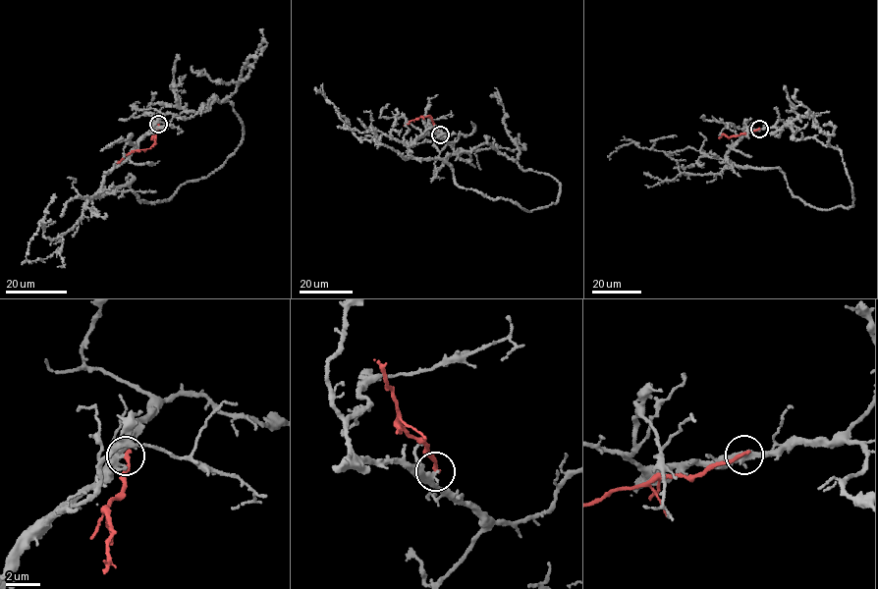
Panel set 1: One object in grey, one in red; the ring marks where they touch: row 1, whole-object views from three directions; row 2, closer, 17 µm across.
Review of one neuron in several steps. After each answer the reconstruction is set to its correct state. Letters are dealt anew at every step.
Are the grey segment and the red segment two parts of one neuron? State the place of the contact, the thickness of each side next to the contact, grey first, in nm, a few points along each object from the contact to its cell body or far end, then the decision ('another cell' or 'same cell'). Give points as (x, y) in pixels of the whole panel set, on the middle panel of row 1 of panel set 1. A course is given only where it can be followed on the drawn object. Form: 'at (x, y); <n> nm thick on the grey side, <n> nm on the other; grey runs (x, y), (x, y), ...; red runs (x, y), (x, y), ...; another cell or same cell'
at (440, 134); 320 nm thick on the grey side, 240 nm on the other; grey runs (440, 133), (411, 155), (440, 157), (461, 187), (529, 211), (560, 187), (485, 143), (444, 160), (444, 178); red runs (440, 133), (429, 116), (417, 118), (405, 126); another cell

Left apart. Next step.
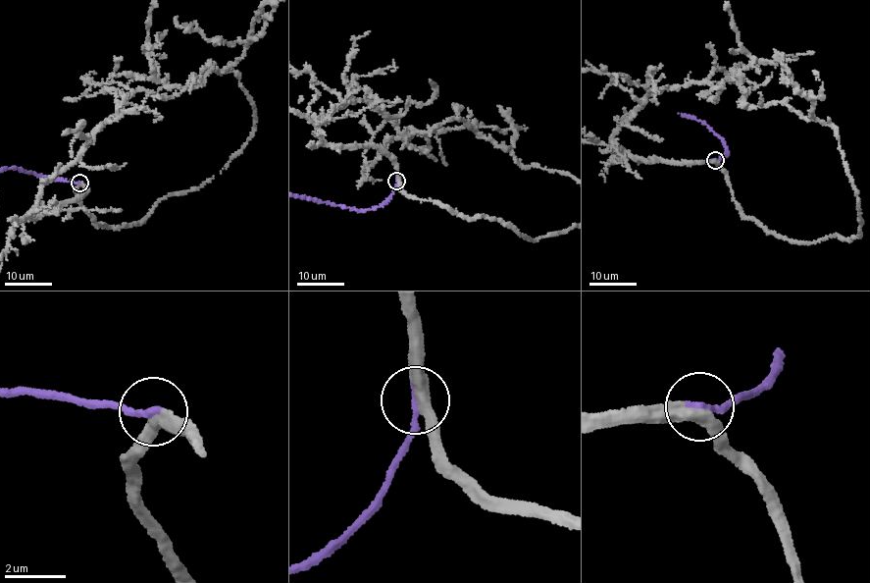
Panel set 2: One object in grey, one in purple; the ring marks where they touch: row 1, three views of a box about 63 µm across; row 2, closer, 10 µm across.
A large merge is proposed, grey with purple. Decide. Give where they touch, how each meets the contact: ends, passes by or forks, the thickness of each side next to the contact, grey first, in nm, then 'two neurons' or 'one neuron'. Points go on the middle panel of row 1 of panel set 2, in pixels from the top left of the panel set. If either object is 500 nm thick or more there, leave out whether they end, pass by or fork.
place (396, 181); grey passes by; purple ends; calibres 400 and 280 nm; one neuron

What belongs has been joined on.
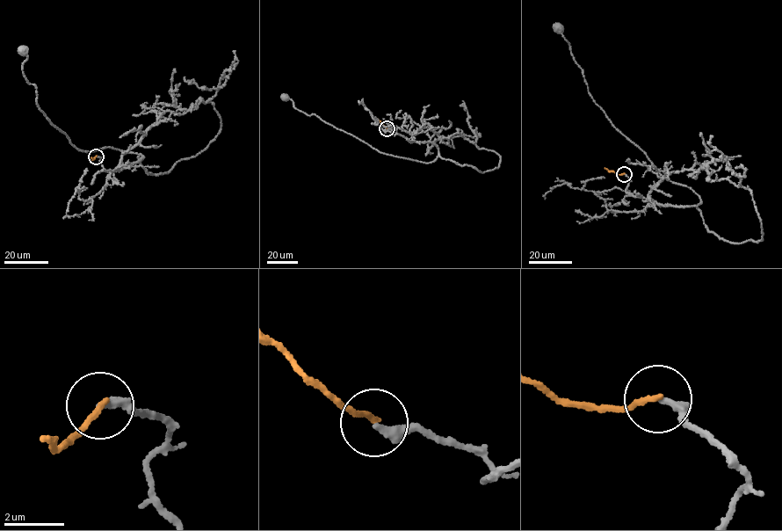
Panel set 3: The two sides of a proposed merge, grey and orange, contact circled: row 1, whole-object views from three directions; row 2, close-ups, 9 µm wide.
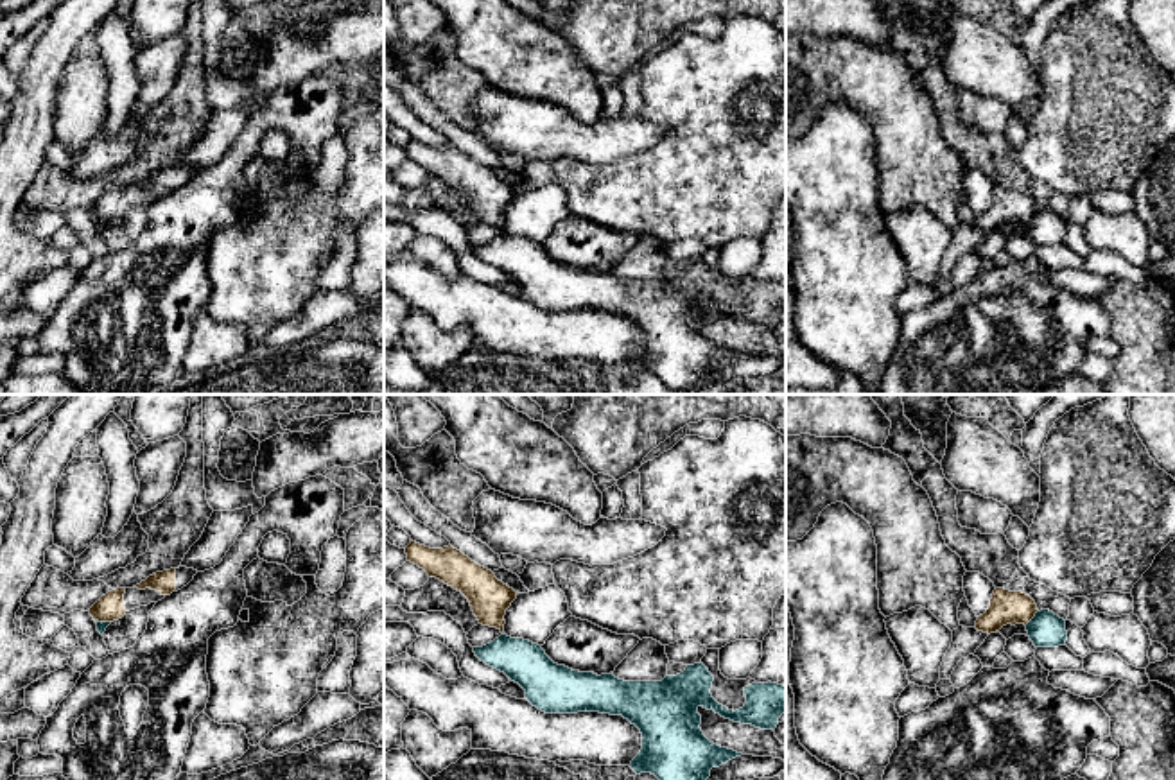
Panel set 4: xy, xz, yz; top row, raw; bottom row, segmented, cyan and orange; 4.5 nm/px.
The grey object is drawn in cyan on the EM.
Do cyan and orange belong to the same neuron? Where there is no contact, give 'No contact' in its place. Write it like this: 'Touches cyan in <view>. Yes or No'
Touches cyan in yz. No

